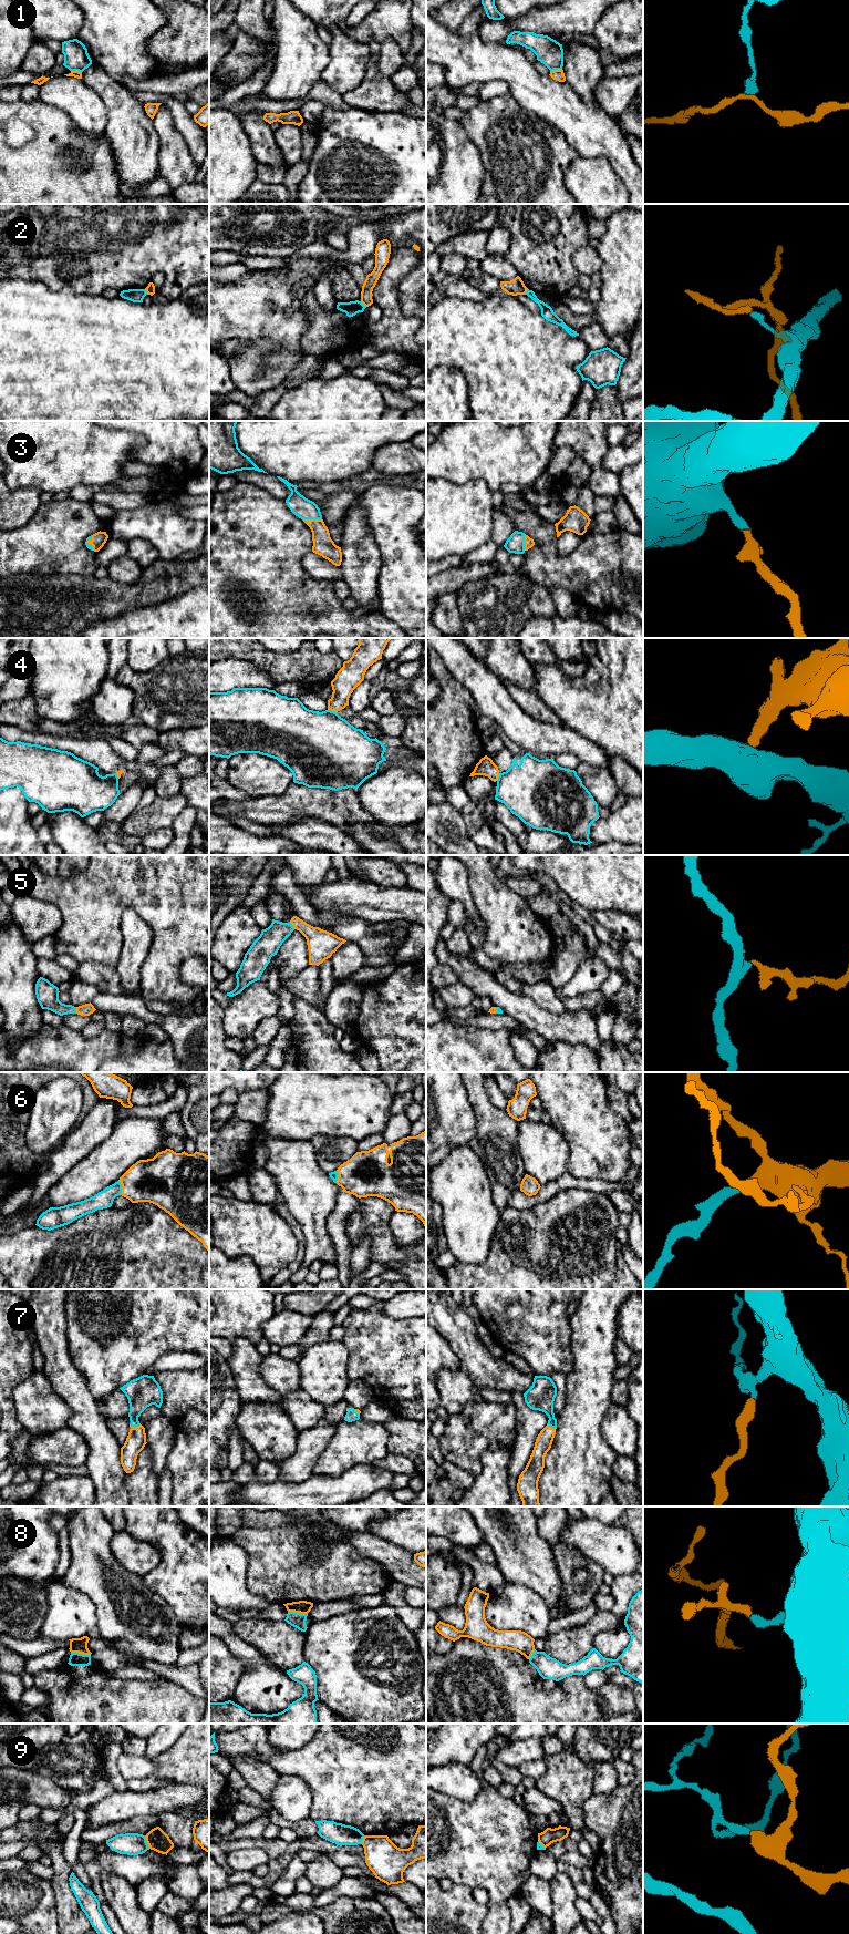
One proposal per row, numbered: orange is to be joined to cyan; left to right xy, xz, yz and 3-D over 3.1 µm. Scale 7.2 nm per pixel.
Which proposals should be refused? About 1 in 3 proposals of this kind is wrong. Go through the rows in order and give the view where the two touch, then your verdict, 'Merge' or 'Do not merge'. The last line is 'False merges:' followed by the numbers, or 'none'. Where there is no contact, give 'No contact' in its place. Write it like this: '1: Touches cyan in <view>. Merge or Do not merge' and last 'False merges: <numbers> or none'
1: Touches cyan in yz. Do not merge
2: Touches cyan in xz. Do not merge
3: Touches cyan in xz. Merge
4: Touches cyan in xz. Do not merge
5: Touches cyan in xz. Merge
6: Touches cyan in xy. Merge
7: Touches cyan in xy. Merge
8: Touches cyan in xy. Do not merge
9: Touches cyan in xy. Do not merge
False merges: 1, 2, 4, 8, 9

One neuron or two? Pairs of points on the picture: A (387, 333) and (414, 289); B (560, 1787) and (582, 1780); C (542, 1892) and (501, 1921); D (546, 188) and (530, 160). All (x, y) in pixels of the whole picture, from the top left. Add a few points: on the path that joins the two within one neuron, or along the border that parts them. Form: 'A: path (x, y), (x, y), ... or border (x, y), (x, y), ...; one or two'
A: border (397, 285), (397, 299), (402, 312), (414, 317); two
B: path (566, 1781), (577, 1780); one
C: border (529, 1875), (519, 1893); two
D: path (542, 182), (530, 170), (530, 166); one

